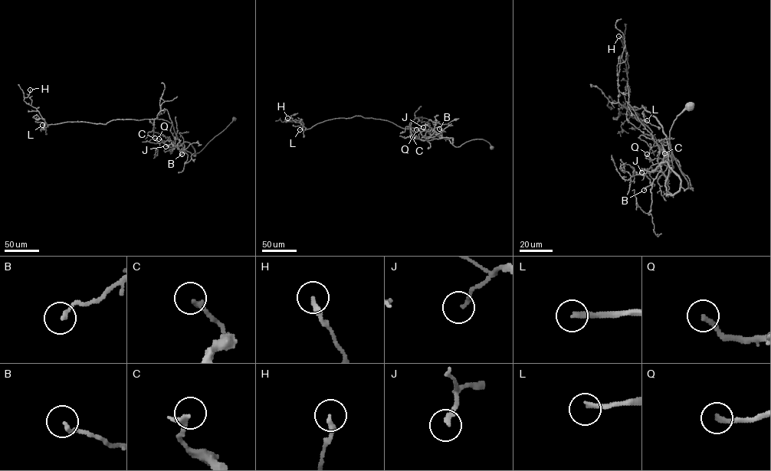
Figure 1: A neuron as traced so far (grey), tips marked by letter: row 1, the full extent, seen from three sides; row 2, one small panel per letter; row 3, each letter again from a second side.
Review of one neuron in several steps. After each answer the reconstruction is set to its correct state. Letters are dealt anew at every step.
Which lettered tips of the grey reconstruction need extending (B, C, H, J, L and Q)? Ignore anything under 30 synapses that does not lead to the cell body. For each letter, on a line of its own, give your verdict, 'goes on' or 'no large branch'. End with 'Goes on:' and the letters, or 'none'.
B: no large branch
C: no large branch
H: no large branch
J: no large branch
L: goes on
Q: no large branch
Goes on: L

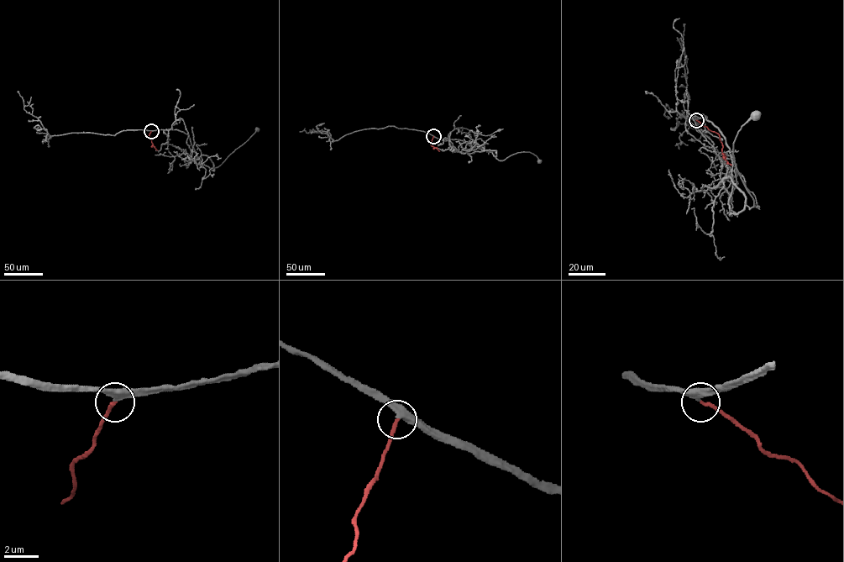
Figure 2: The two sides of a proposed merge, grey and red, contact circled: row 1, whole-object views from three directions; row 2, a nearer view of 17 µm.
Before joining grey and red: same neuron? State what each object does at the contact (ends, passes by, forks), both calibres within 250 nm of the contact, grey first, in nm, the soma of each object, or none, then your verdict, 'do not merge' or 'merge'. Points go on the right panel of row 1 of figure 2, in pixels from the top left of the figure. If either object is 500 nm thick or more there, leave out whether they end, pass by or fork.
grey passes by | red ends | 380/190 nm | grey (755, 115) | red none | merge

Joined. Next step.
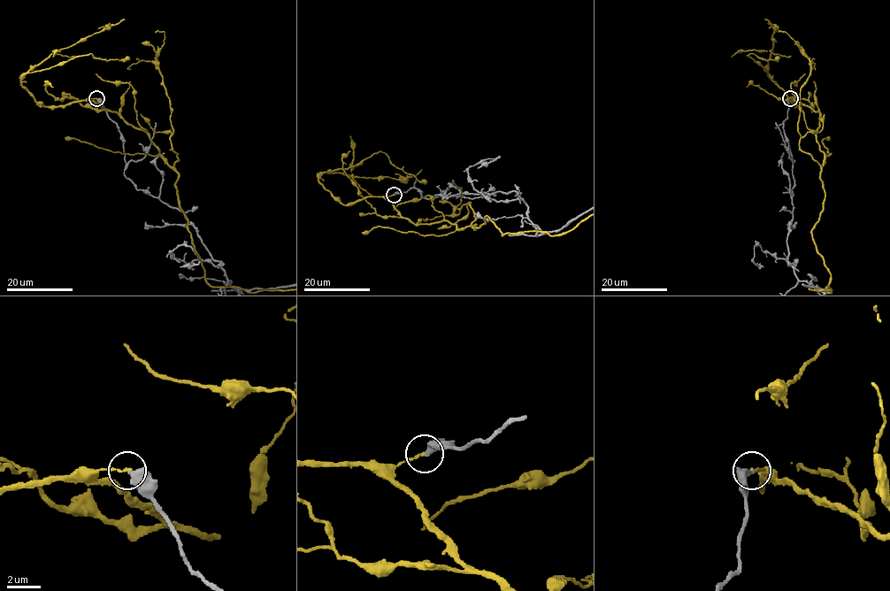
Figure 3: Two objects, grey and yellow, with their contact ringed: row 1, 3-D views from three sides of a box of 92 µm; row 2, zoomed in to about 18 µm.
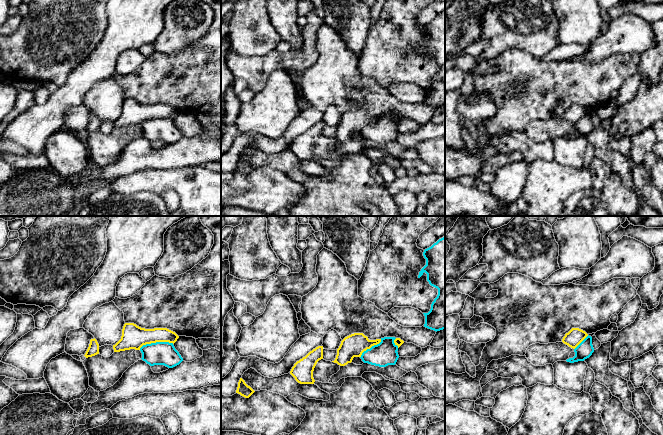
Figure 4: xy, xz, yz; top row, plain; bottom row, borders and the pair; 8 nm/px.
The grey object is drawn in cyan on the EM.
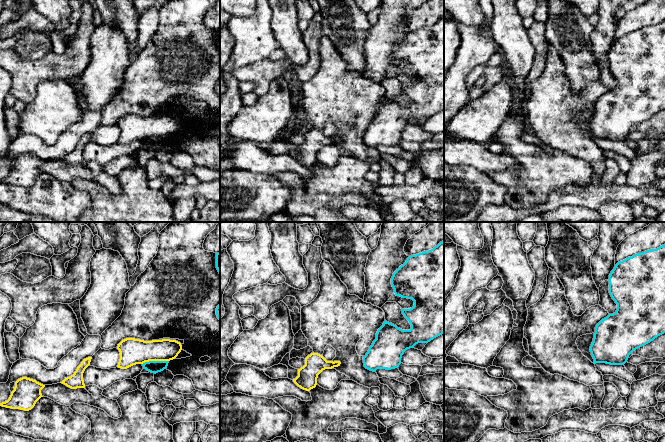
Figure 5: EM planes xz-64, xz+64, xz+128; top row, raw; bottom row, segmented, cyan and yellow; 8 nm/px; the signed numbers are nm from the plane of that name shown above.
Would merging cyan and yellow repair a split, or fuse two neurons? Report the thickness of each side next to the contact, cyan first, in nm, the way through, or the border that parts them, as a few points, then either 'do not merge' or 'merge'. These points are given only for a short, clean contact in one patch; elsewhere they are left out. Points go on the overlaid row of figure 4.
190 nm thick on the cyan side, 190 nm on the other; border along xy (173, 343), (151, 342), (144, 344), (139, 349); do not merge

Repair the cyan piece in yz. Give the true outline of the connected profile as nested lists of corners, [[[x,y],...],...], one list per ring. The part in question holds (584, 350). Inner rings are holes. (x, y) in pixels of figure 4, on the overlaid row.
[[[587,336],[575,349],[575,356],[573,358],[569,358],[566,361],[570,363],[584,361],[589,358],[594,352],[594,348],[592,345],[592,337]]]

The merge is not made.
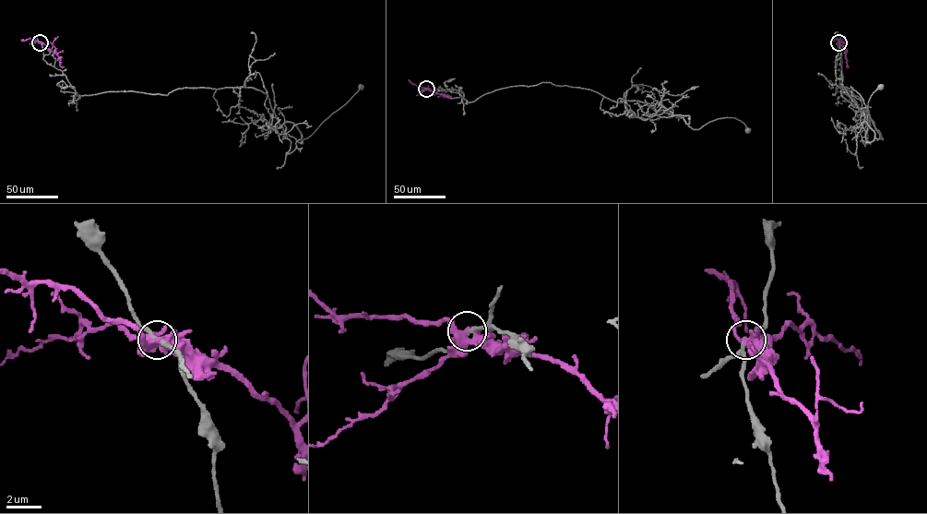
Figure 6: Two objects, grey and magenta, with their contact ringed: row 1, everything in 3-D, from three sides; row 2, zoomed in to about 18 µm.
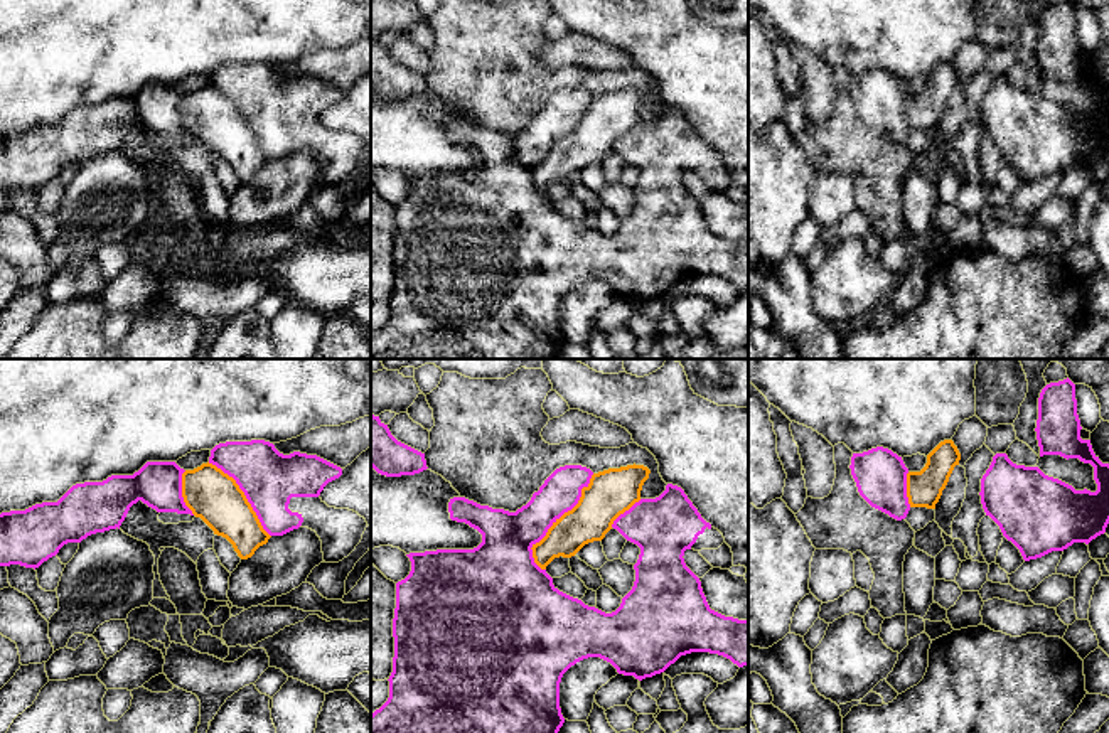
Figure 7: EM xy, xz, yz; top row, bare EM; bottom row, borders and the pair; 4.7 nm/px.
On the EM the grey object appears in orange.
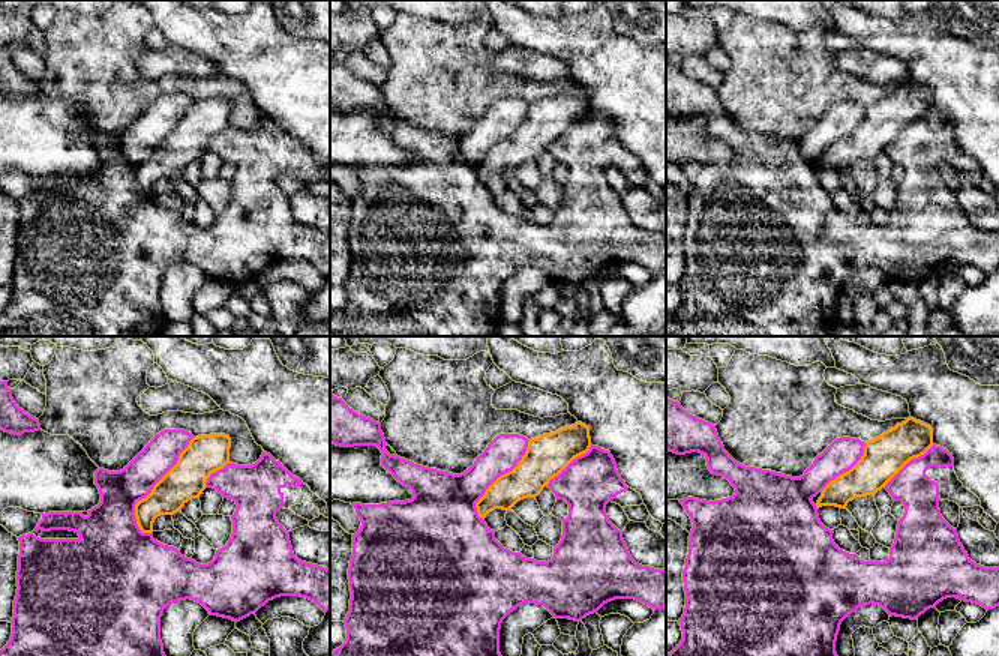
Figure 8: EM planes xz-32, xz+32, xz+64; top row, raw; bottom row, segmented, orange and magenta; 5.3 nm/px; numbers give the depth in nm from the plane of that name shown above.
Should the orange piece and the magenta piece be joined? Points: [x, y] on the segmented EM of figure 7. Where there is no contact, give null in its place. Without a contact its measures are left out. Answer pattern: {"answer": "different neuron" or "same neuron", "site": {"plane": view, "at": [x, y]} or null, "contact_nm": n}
{"answer": "different neuron", "site": {"plane": "xz", "at": [557, 521]}, "contact_nm": 550}

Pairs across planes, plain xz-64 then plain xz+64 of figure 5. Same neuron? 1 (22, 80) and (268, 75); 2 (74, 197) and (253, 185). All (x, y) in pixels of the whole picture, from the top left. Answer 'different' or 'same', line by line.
1: same
2: same

